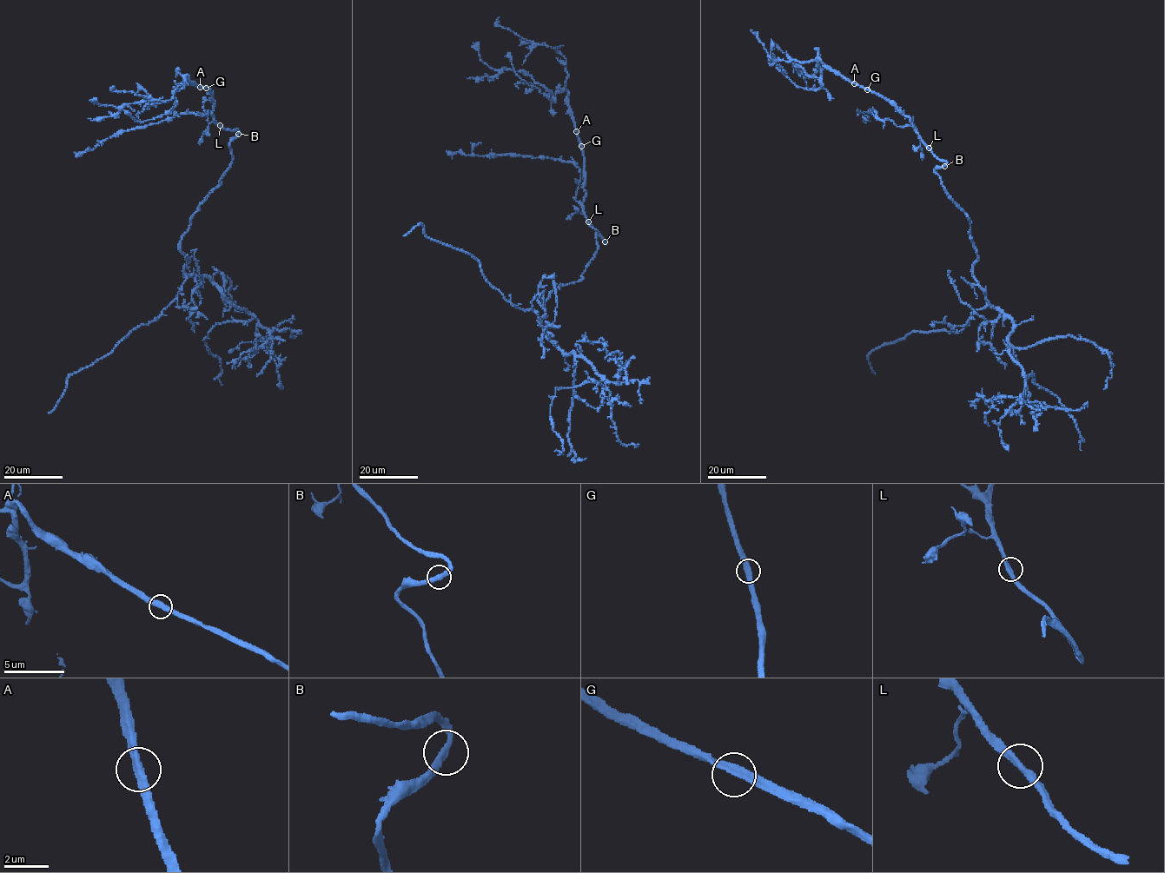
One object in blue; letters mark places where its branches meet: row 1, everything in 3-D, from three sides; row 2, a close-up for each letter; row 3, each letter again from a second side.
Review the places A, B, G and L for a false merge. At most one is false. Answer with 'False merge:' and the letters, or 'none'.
False merge: none

